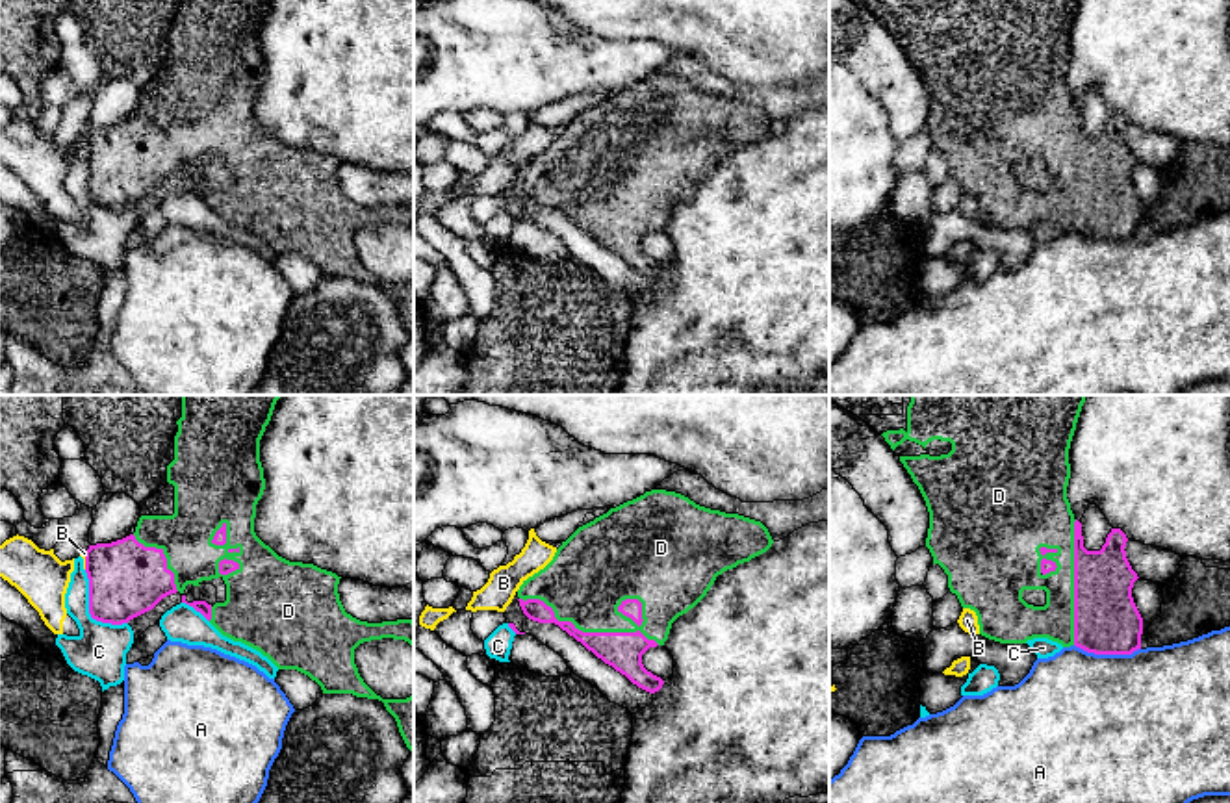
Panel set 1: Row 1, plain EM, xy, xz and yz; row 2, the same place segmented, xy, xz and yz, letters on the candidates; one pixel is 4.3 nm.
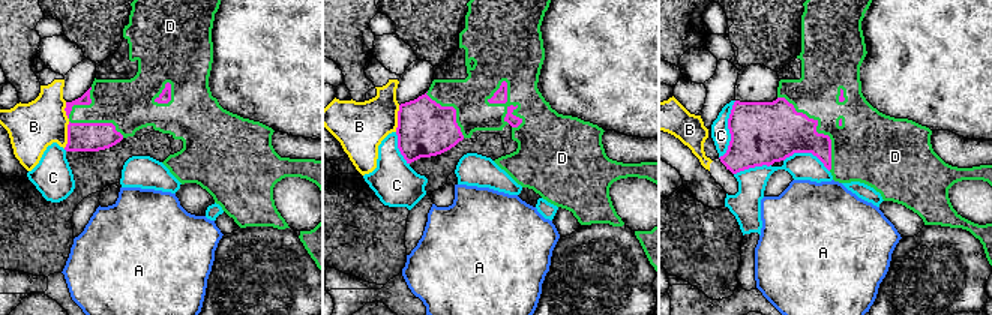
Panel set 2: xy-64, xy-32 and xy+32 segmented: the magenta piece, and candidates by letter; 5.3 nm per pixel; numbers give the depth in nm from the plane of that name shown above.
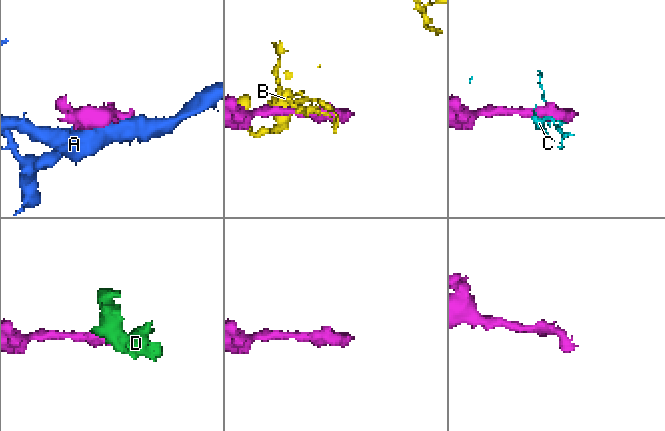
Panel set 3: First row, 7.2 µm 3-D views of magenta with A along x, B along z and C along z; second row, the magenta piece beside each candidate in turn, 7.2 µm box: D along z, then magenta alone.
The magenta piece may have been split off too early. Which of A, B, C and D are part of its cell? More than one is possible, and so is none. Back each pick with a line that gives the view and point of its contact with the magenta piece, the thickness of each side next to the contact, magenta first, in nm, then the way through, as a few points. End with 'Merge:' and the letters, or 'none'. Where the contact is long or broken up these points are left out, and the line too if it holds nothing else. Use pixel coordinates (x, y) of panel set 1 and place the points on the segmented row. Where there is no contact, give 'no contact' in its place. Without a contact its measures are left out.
D: xz (589, 633) | 160/360 nm
Merge: D

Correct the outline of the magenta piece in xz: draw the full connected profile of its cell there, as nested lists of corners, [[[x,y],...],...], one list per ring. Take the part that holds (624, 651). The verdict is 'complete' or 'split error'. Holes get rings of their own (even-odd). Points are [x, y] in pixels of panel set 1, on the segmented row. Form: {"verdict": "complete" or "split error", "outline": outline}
{"verdict": "split error", "outline": [[[651,490],[579,527],[544,569],[523,580],[518,601],[529,619],[558,625],[633,684],[655,694],[664,681],[644,668],[642,655],[664,645],[672,623],[707,595],[718,575],[772,543],[761,521]]]}

